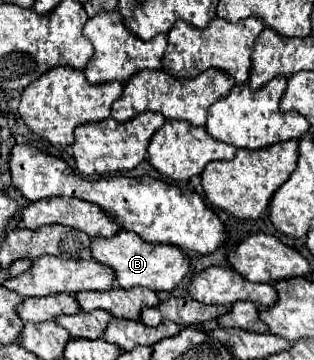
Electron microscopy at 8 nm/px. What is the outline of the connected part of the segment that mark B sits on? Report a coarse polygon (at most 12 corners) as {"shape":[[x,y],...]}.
{"shape":[[121,229],[93,239],[121,289],[171,291],[189,275],[181,247]]}

